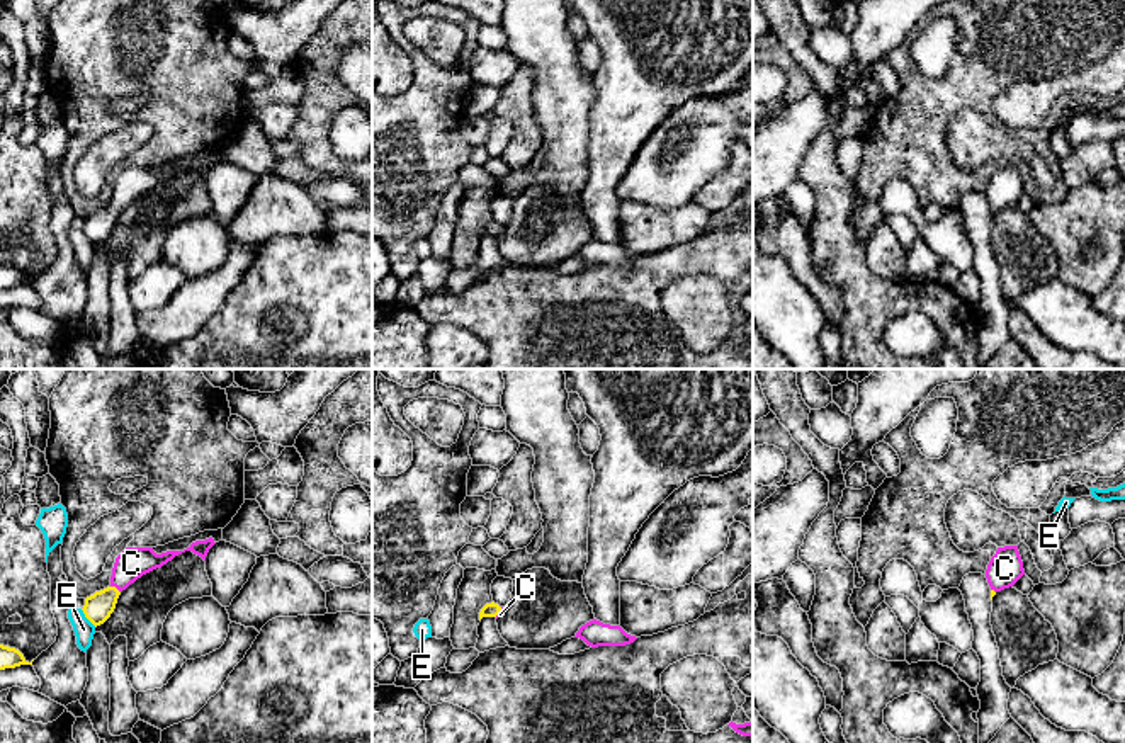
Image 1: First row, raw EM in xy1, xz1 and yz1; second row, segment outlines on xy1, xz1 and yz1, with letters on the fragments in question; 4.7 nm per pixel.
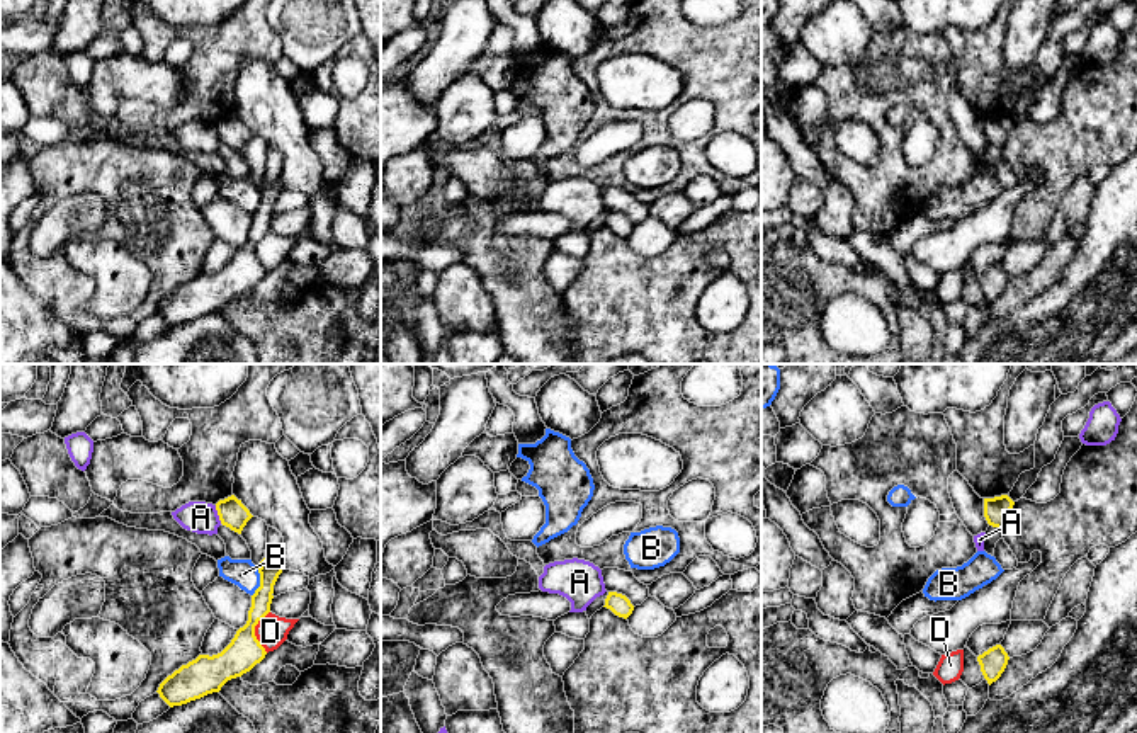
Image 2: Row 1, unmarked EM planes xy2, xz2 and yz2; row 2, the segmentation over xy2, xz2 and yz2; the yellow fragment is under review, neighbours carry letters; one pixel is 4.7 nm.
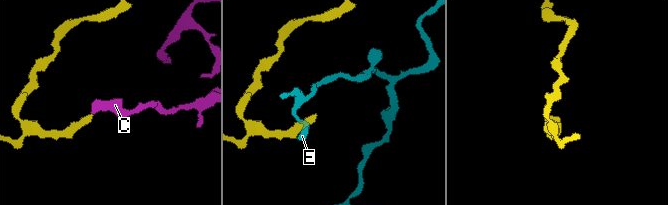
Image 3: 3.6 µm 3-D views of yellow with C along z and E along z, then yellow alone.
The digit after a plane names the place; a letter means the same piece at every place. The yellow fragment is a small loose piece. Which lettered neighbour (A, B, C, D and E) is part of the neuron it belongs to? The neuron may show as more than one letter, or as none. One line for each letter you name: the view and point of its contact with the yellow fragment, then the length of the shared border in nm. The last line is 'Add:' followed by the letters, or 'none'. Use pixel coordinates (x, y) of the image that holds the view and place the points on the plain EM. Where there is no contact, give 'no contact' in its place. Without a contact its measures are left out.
C: meets yellow in xy1 at (116, 208); contact 60 nm long
Add: C

